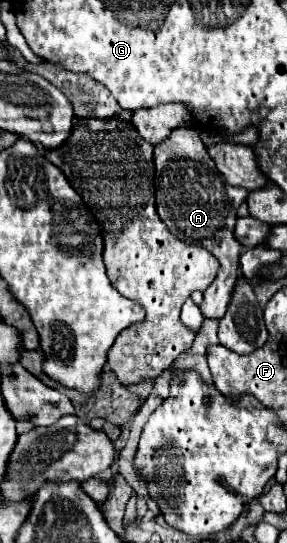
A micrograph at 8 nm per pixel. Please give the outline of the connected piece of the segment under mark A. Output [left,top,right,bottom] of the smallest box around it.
[154,129,248,317]

